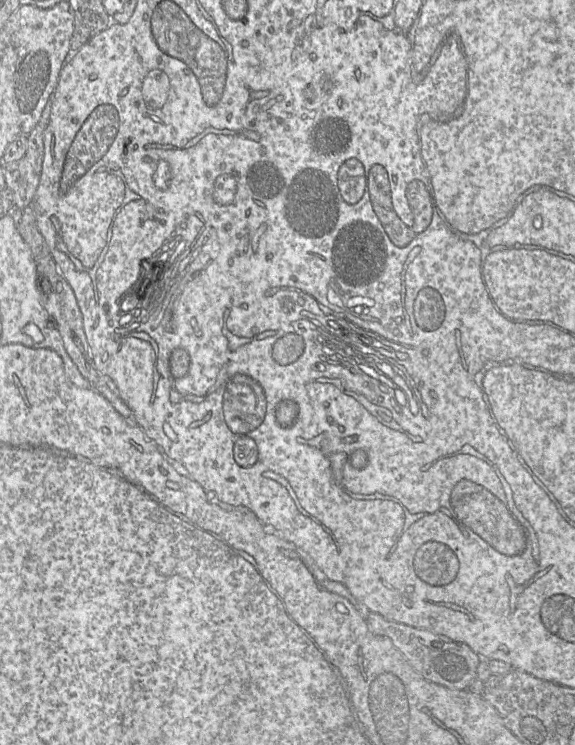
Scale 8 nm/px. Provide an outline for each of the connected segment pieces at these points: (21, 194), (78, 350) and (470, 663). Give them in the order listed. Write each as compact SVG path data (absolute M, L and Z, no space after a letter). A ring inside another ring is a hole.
M37 124L27 136L28 147L24 157L11 163L1 163L6 187L13 192L18 208L31 206L38 188L44 159L44 131L45 128Z
M48 256L37 262L37 289L41 304L48 312L51 320L58 329L65 350L69 357L82 374L87 379L91 387L99 381L99 372L97 371L90 349L86 340L83 328L82 315L74 295L74 292L66 281L64 276L59 271L52 256Z
M365 612L369 629L388 637L409 664L426 680L457 690L465 690L477 678L477 667L482 659L467 644L436 634L430 630L390 621L374 612Z

